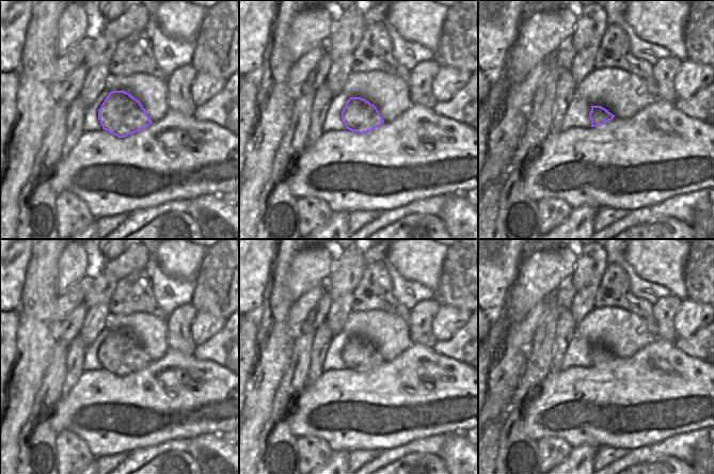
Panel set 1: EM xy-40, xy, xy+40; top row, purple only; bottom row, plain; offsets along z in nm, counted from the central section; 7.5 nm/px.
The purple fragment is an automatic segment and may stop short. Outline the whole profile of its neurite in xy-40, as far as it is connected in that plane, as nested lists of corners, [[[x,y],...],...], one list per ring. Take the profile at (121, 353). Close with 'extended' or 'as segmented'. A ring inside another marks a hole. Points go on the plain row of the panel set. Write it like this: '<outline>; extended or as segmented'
[[[112,330],[98,348],[98,359],[102,368],[125,377],[136,373],[153,361],[141,342],[125,330]]]; as segmented

